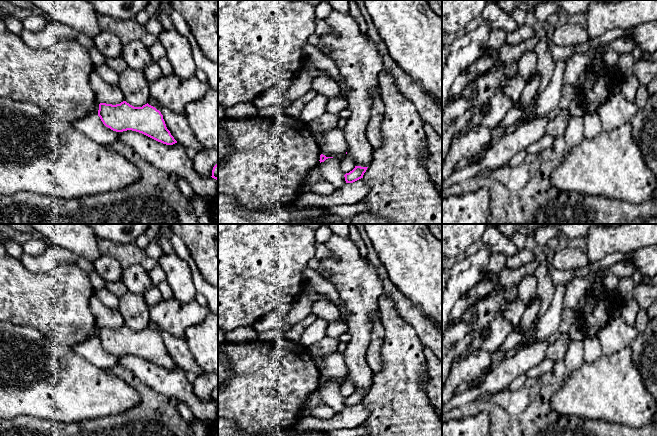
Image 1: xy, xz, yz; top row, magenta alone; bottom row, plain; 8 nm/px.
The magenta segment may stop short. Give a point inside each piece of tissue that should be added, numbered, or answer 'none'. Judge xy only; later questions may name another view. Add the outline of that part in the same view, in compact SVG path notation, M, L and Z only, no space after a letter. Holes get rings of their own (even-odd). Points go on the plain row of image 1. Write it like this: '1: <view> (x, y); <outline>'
none

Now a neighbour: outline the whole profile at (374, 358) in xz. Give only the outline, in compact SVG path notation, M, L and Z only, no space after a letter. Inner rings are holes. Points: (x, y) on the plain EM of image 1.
M380 317L372 319L373 328L370 334L370 344L366 351L366 361L374 373L382 369L382 353L381 348L385 336L385 328L382 325Z

